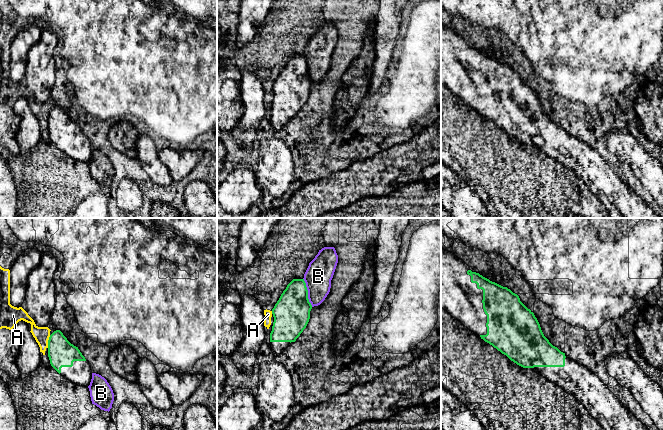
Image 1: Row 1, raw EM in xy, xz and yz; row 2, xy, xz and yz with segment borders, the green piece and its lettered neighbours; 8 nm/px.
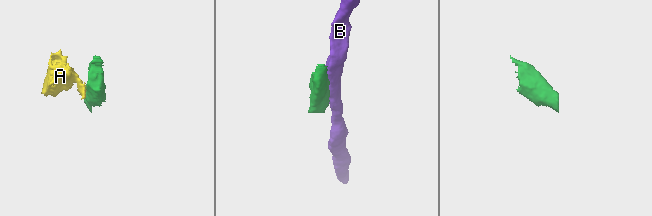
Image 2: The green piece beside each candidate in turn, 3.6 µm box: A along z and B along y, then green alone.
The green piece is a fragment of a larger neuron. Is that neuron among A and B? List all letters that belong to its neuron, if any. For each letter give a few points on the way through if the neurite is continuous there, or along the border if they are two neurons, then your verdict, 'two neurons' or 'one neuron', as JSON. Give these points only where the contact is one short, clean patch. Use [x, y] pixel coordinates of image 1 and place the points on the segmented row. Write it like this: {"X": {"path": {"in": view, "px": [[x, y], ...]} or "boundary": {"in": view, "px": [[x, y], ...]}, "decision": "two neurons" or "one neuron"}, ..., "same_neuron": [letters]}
{"A": {"decision": "two neurons"}, "B": {"decision": "two neurons"}, "same_neuron": []}

